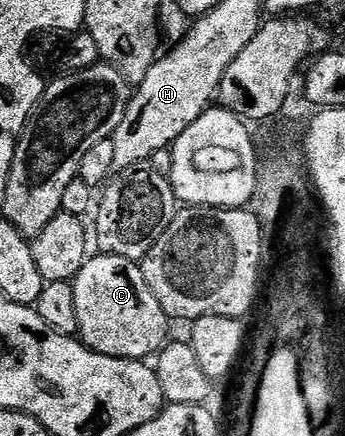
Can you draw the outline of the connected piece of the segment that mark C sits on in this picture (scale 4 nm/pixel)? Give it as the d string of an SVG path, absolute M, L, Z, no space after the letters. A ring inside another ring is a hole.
M95 253L74 277L78 338L91 351L118 359L147 361L168 342L167 314L153 297L142 266L134 259ZM152 354L152 355L151 355ZM151 355L151 356L150 356Z

